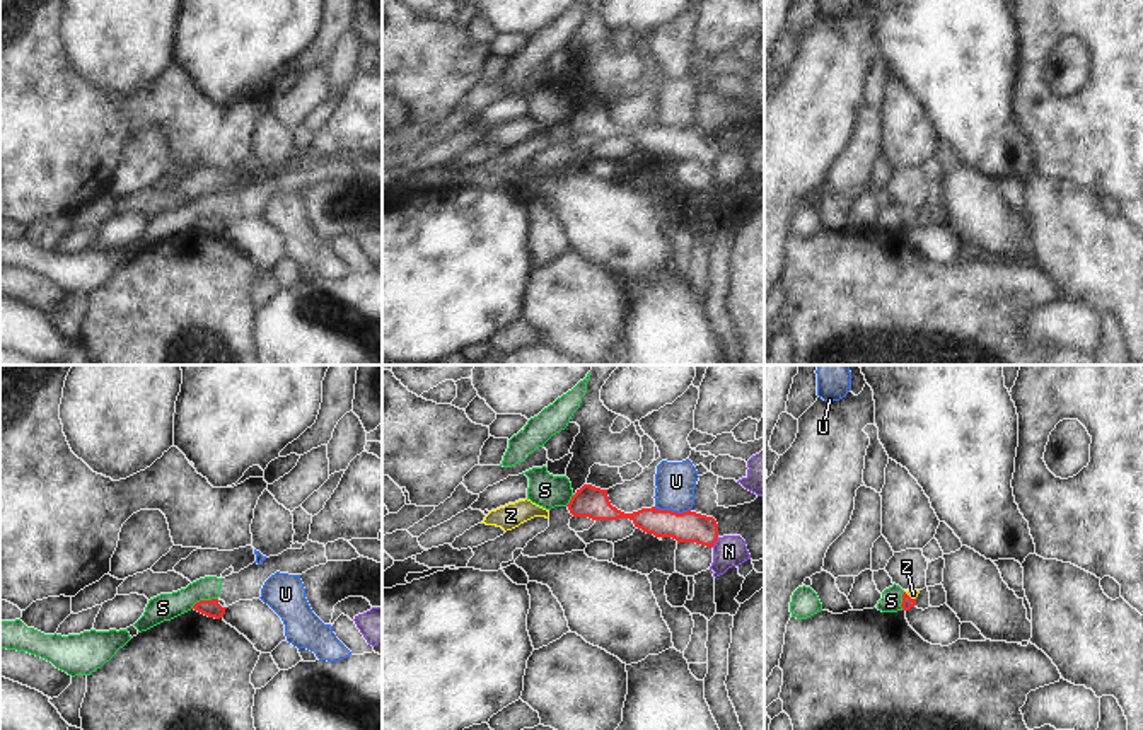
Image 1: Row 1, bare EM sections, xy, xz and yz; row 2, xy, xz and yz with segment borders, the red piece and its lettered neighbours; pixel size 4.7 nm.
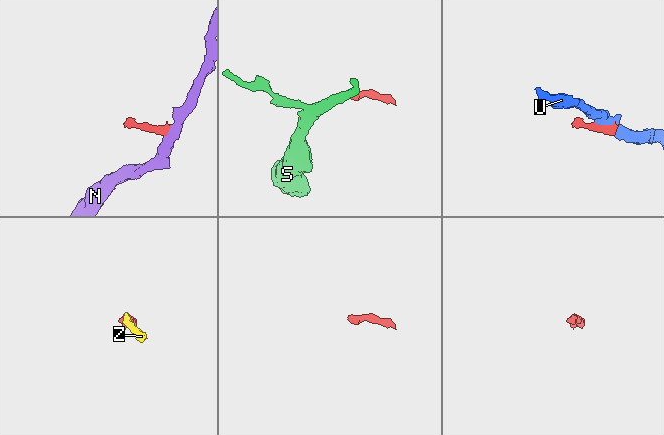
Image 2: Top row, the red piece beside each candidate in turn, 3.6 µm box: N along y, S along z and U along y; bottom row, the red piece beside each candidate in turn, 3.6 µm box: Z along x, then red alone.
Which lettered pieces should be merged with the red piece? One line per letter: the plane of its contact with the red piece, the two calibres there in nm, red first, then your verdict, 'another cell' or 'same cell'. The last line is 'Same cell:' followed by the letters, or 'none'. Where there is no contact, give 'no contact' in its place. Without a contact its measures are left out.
N: contact in xz; calibres 140 and 150 nm; another cell
S: contact in xy; calibres 80 and 130 nm; another cell
U: contact in xz; calibres 140 and 190 nm; another cell
Z: contact in yz; calibres 60 and 50 nm; same cell
Same cell: Z

